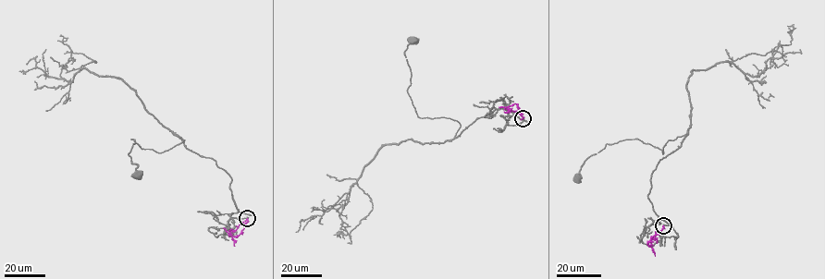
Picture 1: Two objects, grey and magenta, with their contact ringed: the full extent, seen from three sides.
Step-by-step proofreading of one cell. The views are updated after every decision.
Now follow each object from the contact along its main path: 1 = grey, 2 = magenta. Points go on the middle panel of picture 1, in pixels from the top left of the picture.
1: (523, 118), (507, 124), (507, 104), (455, 139), (457, 121), (419, 117), (407, 91), (412, 40)
2: (523, 118), (515, 103), (498, 106)

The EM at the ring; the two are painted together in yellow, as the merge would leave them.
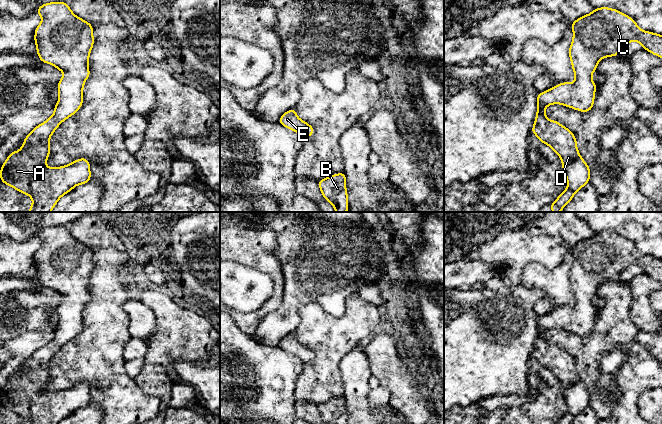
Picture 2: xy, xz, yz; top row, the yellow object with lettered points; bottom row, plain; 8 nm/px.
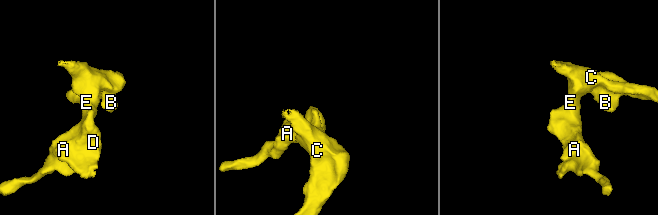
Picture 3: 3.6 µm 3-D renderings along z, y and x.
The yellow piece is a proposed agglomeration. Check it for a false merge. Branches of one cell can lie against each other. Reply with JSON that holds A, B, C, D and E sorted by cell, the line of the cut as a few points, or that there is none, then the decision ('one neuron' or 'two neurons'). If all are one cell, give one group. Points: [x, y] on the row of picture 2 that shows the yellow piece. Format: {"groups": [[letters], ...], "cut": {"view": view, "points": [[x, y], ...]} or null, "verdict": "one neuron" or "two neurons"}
{"groups": [["A", "B", "C", "D", "E"]], "cut": null, "verdict": "one neuron"}

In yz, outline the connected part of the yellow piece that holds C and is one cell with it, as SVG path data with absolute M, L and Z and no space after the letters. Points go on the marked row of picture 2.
M607 7L595 8L592 13L584 15L571 23L573 40L569 48L569 57L576 80L573 83L560 83L546 92L537 94L537 115L532 127L541 143L550 146L562 161L563 171L568 182L567 188L550 204L553 212L560 212L573 198L575 193L589 183L590 169L577 149L574 134L557 121L549 120L544 110L551 104L561 104L581 112L593 108L596 84L591 79L598 62L605 57L618 56L619 50L631 41L639 42L645 50L662 58L662 35L641 30L637 23L626 14Z

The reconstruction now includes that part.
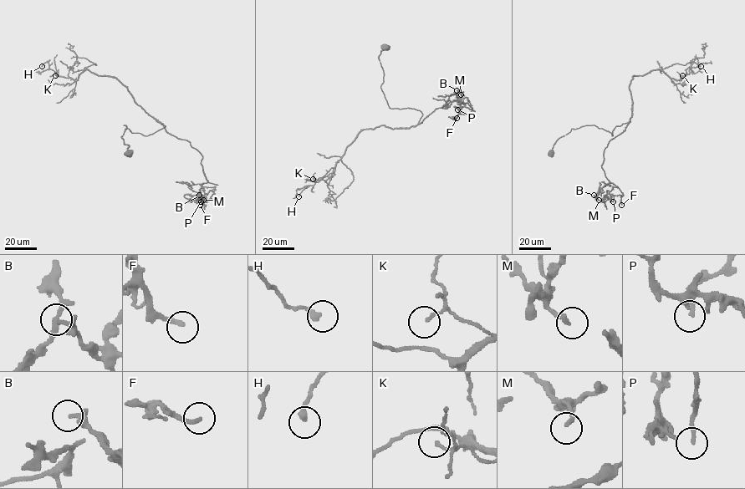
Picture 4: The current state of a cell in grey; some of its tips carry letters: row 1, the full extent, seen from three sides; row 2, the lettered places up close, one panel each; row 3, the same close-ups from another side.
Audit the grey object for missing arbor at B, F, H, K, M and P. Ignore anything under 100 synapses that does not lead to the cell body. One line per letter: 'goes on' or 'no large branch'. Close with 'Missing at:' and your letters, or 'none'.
B: no large branch
F: goes on
H: no large branch
K: no large branch
M: no large branch
P: no large branch
Missing at: F

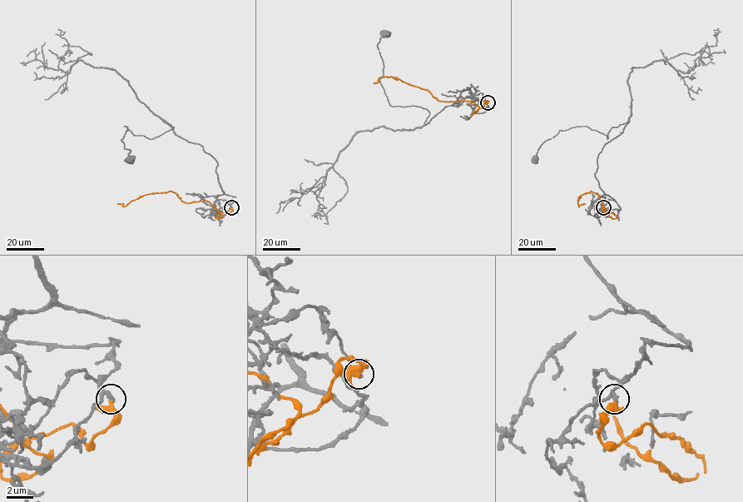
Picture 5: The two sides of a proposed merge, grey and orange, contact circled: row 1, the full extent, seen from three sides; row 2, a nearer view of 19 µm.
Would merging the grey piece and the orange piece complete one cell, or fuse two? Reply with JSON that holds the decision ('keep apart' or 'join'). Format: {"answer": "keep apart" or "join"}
{"answer": "keep apart"}

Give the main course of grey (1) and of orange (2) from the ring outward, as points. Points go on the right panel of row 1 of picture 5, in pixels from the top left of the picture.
1: (603, 207), (614, 200), (599, 186), (596, 158), (626, 123), (607, 139), (586, 126), (559, 131), (535, 159)
2: (603, 207), (602, 213), (616, 217), (605, 213), (591, 191), (578, 199), (578, 206), (584, 203)

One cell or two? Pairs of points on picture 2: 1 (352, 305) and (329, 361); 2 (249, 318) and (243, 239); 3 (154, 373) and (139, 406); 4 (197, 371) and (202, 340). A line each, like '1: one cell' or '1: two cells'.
1: one cell
2: one cell
3: two cells
4: two cells

